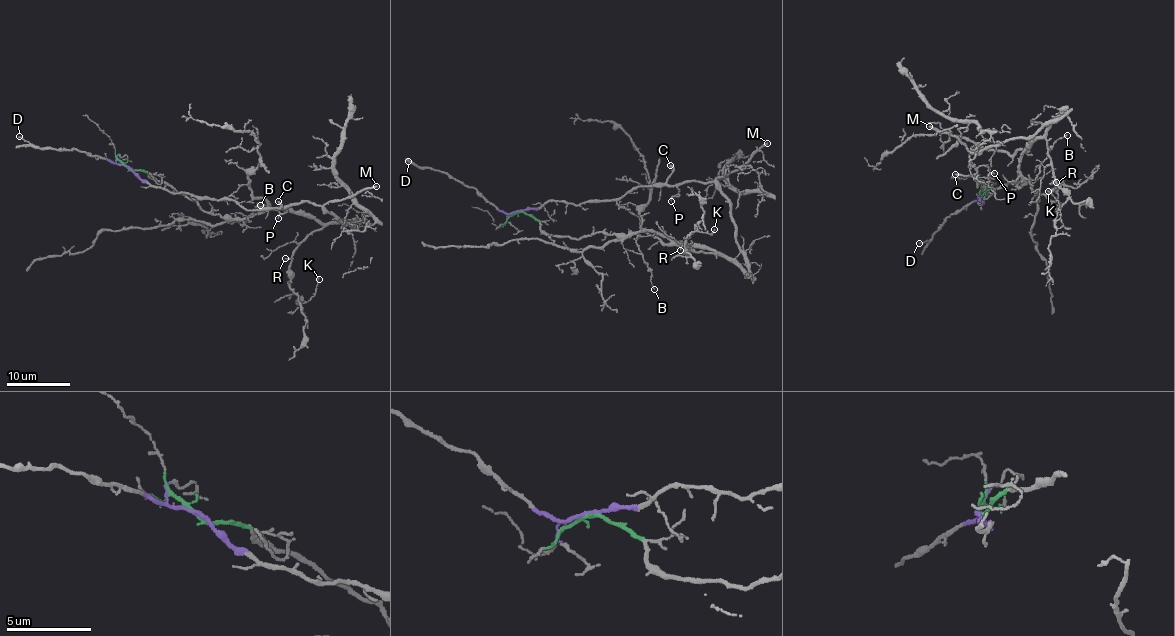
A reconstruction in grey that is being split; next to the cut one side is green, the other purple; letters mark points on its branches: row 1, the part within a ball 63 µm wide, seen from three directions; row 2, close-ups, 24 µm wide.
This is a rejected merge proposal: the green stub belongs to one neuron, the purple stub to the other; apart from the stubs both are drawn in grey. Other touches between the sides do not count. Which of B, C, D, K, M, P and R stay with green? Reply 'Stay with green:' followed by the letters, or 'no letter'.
Stay with green: B, K, R

